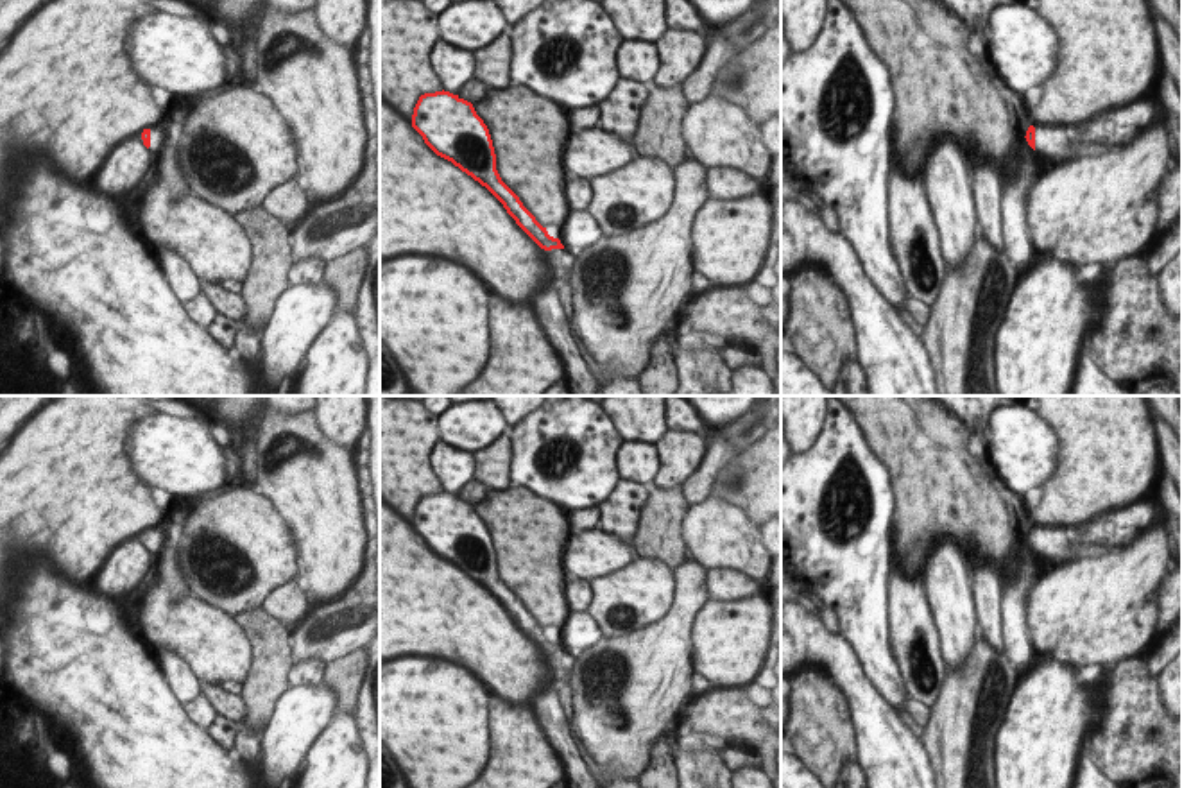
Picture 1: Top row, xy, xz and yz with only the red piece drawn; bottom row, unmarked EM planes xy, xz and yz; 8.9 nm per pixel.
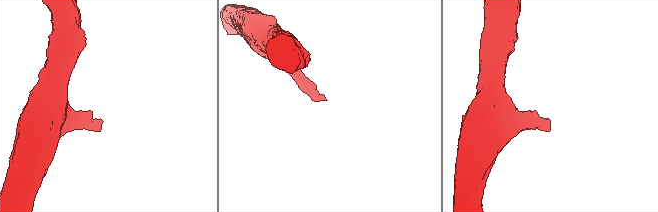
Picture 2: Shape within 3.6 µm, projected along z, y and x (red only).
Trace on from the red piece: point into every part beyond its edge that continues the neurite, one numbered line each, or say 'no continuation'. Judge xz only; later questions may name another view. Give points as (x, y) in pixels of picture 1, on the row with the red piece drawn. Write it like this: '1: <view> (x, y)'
1: xz (554, 258)

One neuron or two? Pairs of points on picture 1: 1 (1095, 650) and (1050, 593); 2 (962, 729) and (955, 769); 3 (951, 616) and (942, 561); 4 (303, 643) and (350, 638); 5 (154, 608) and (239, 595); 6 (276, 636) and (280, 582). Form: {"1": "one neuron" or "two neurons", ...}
{"1": "one neuron", "2": "one neuron", "3": "one neuron", "4": "one neuron", "5": "two neurons", "6": "two neurons"}

